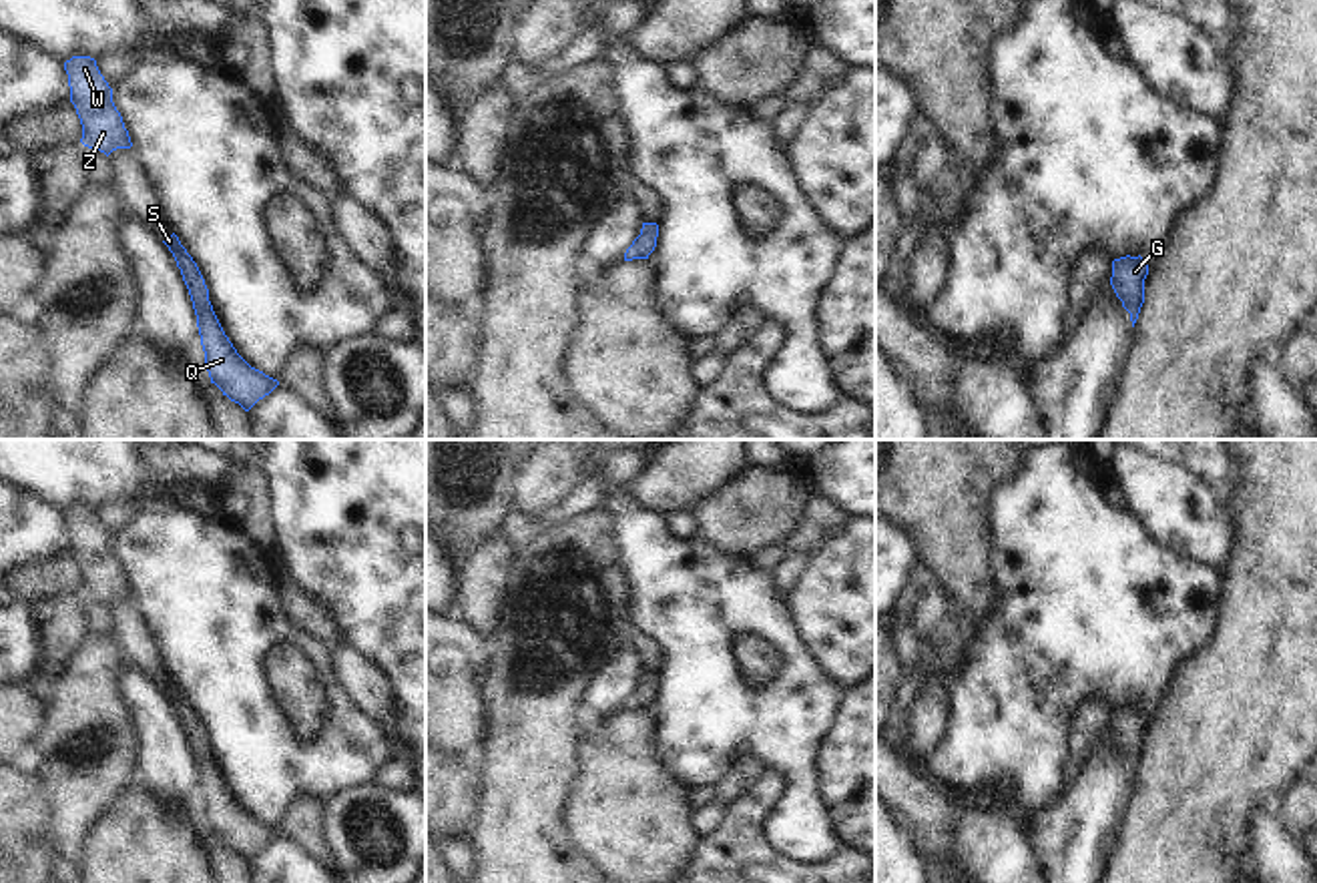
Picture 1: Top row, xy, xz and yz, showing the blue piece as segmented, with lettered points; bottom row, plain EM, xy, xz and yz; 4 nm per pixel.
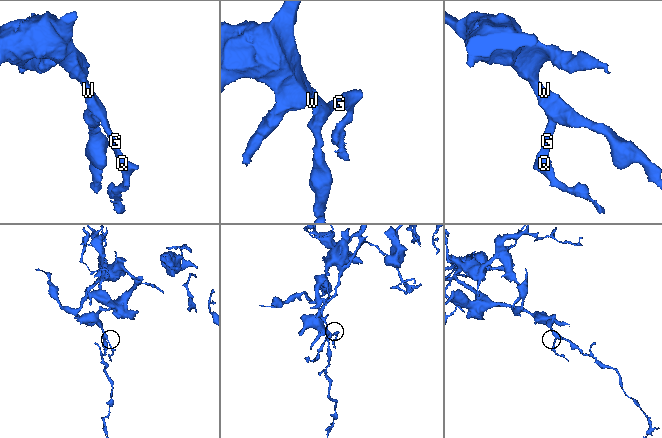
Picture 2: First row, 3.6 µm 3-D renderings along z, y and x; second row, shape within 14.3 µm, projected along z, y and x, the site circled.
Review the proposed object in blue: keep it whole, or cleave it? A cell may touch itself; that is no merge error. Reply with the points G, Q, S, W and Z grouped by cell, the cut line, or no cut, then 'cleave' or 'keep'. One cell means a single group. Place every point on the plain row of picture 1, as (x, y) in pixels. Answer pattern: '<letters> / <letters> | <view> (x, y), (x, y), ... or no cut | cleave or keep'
G Q S W Z | no cut | keep

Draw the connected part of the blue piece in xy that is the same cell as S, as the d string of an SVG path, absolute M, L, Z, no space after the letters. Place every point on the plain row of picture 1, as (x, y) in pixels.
M173 682L163 692L173 702L189 739L211 833L215 833L231 851L249 861L259 849L269 845L279 831L251 817L237 803L213 761L205 728L179 686Z

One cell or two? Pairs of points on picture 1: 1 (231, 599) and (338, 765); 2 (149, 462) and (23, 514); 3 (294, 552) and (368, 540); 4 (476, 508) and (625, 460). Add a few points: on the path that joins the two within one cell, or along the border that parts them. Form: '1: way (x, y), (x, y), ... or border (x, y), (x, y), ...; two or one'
1: way (231, 649), (231, 693), (288, 749); one
2: border (21, 486), (63, 512); two
3: way (312, 548), (350, 540); one
4: border (512, 506), (492, 536); two

